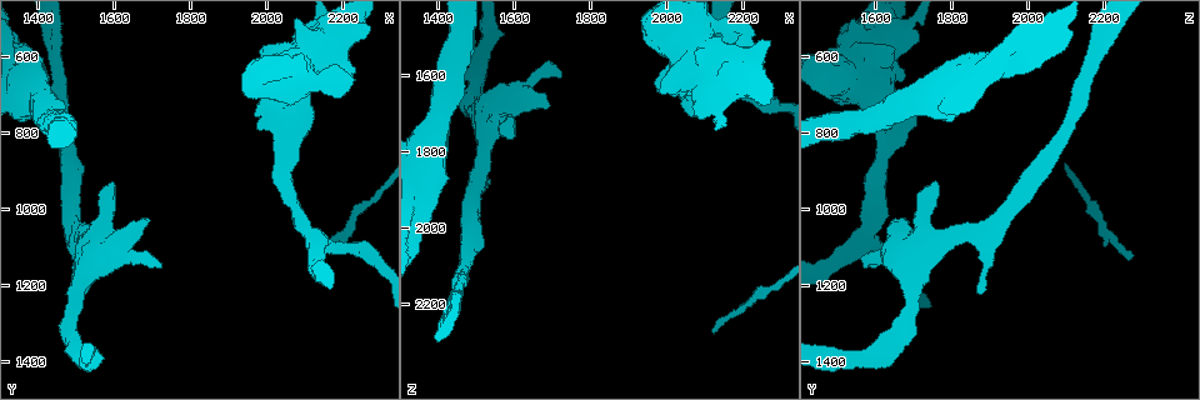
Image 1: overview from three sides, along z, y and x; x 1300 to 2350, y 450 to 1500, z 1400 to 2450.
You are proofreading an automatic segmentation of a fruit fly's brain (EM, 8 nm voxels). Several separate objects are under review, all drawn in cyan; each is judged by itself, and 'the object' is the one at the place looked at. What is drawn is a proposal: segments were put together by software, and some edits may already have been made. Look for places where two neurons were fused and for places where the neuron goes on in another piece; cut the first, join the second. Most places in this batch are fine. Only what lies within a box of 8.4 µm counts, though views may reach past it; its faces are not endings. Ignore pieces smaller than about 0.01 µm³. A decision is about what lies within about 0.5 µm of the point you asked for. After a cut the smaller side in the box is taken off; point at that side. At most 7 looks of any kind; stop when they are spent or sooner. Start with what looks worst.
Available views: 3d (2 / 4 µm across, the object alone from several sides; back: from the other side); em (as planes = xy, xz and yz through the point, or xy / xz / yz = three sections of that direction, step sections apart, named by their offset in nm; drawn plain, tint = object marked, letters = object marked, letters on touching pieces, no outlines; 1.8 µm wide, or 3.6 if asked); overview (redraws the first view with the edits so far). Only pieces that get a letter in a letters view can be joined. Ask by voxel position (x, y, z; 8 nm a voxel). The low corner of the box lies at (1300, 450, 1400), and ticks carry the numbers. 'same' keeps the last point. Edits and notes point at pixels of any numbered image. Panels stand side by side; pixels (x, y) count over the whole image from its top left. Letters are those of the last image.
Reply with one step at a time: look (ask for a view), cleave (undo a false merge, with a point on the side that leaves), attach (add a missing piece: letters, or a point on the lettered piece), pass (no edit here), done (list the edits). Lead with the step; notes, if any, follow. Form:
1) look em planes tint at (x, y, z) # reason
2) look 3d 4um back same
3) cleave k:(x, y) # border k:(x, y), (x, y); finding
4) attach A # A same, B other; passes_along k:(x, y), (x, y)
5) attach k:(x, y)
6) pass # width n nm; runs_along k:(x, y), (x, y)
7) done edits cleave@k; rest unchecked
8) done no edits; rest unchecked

look em planes letters at (1520, 1215, 1865) # an open end

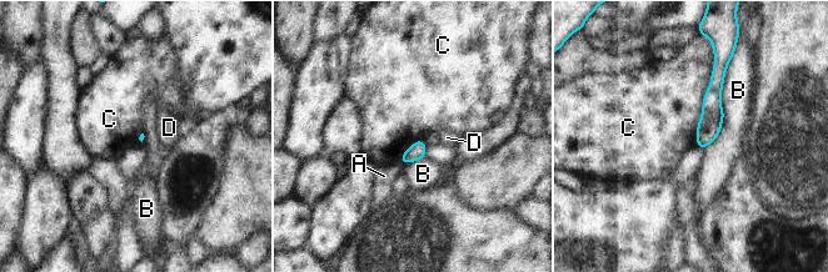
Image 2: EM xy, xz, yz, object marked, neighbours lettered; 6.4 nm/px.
pass # A other, B other, C other, D other; runs_along 2:(716, 69), (712, 119), (702, 144); none of them fits

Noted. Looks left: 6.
look em planes letters at (2120, 1120, 2265) # thin end

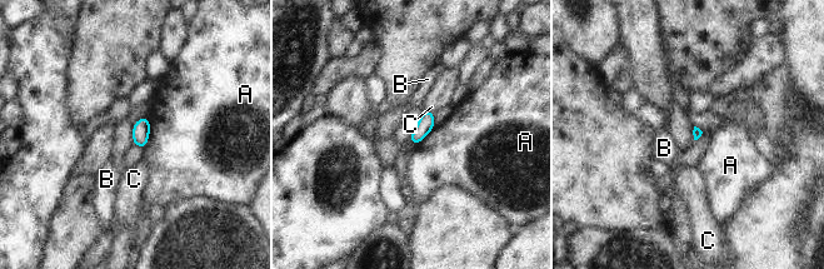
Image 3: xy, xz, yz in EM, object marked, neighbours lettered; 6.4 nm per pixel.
pass # A other, B other, C other; none of them fits

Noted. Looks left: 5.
look em yz step 16 letters at (1720, 1145, 1600) # an open end

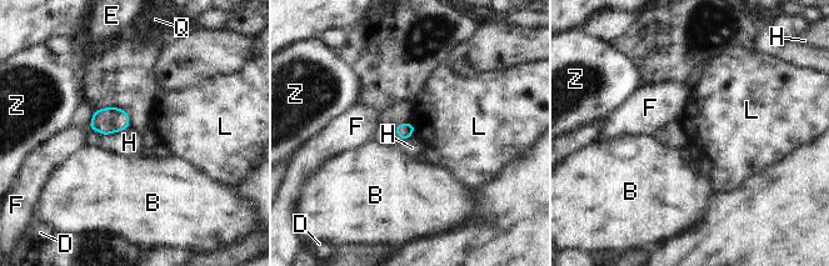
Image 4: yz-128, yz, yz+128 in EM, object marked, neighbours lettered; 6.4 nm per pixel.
look em planes letters same

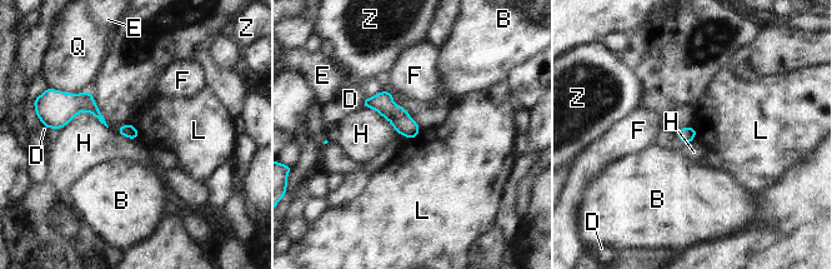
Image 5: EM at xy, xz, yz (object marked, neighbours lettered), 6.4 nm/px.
pass # longest_contact H 360 nm; B other, D other, E other, F other, H other, L other, Q other, Z other; border 5:(693, 126), (697, 133); none of them fits

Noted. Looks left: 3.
done no edits; rest unchecked

